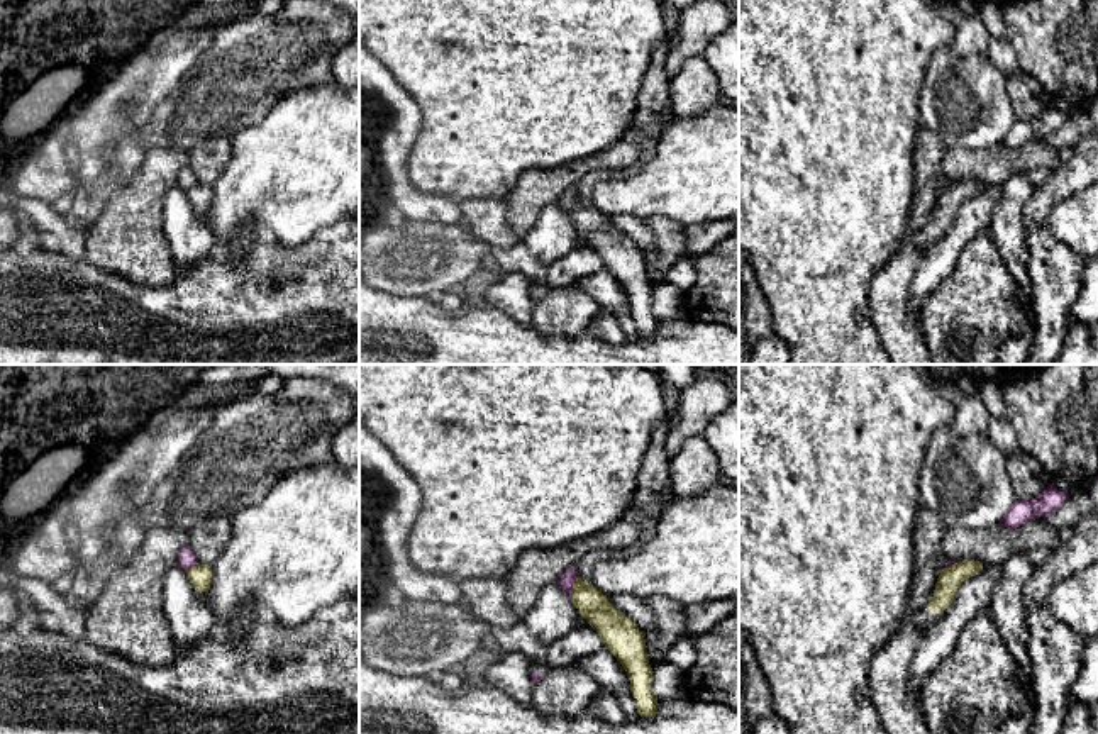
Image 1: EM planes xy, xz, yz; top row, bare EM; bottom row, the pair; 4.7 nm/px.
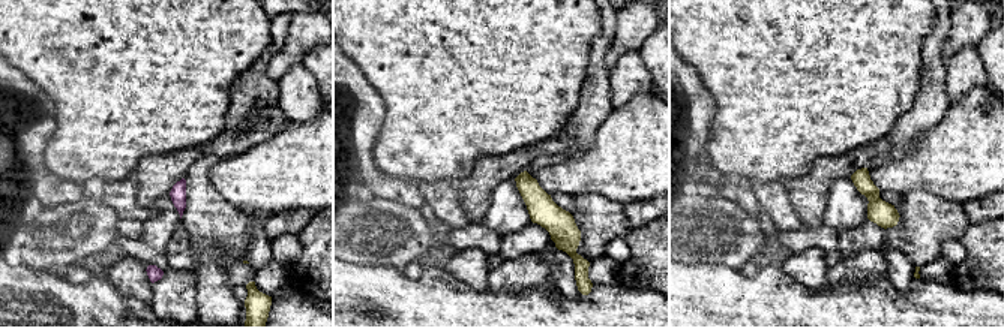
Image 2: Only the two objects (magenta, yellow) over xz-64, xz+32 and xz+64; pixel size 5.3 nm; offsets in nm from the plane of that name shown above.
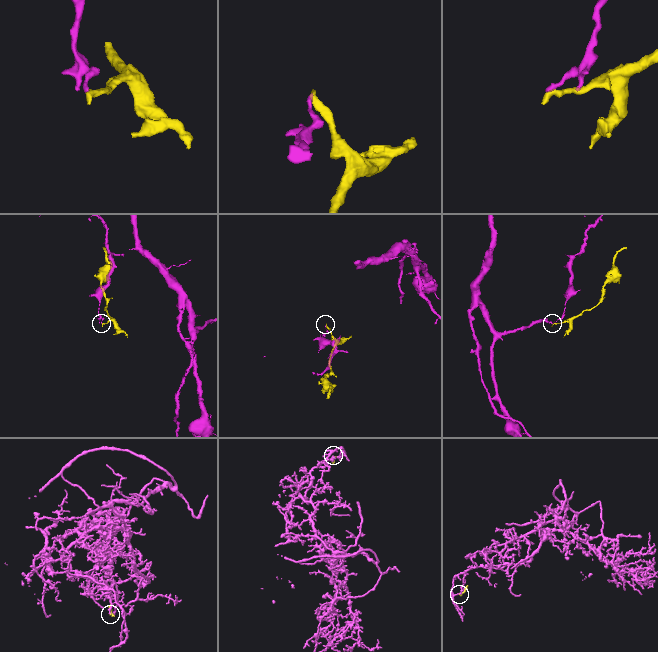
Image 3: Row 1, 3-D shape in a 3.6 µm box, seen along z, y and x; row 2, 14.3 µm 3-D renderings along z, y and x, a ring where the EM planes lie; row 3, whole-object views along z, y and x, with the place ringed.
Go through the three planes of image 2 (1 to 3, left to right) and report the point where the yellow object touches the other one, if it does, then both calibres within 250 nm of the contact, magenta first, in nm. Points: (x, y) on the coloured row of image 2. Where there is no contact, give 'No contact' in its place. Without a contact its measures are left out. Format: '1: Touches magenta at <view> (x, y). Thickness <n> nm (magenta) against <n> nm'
1: No contact
2: No contact
3: No contact

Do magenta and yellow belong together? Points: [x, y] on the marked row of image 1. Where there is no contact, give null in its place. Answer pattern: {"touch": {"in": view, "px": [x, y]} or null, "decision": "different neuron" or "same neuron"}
{"touch": {"in": "xz", "px": [571, 587]}, "decision": "different neuron"}

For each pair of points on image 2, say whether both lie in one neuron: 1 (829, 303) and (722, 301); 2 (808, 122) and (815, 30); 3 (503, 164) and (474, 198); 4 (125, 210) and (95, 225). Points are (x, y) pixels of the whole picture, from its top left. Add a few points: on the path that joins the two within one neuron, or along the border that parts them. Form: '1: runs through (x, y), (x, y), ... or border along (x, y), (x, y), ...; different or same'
1: runs through (802, 303), (749, 303); same
2: runs through (808, 99), (808, 75), (812, 71), (812, 53); same
3: runs through (494, 172), (477, 189); same
4: border along (93, 190), (120, 219); different

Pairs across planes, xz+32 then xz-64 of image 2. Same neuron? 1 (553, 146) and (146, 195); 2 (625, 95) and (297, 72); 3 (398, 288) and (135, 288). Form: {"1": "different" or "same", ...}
{"1": "same", "2": "same", "3": "different"}

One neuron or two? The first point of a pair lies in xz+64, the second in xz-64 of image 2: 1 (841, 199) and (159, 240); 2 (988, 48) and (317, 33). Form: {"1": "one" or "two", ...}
{"1": "one", "2": "two"}

